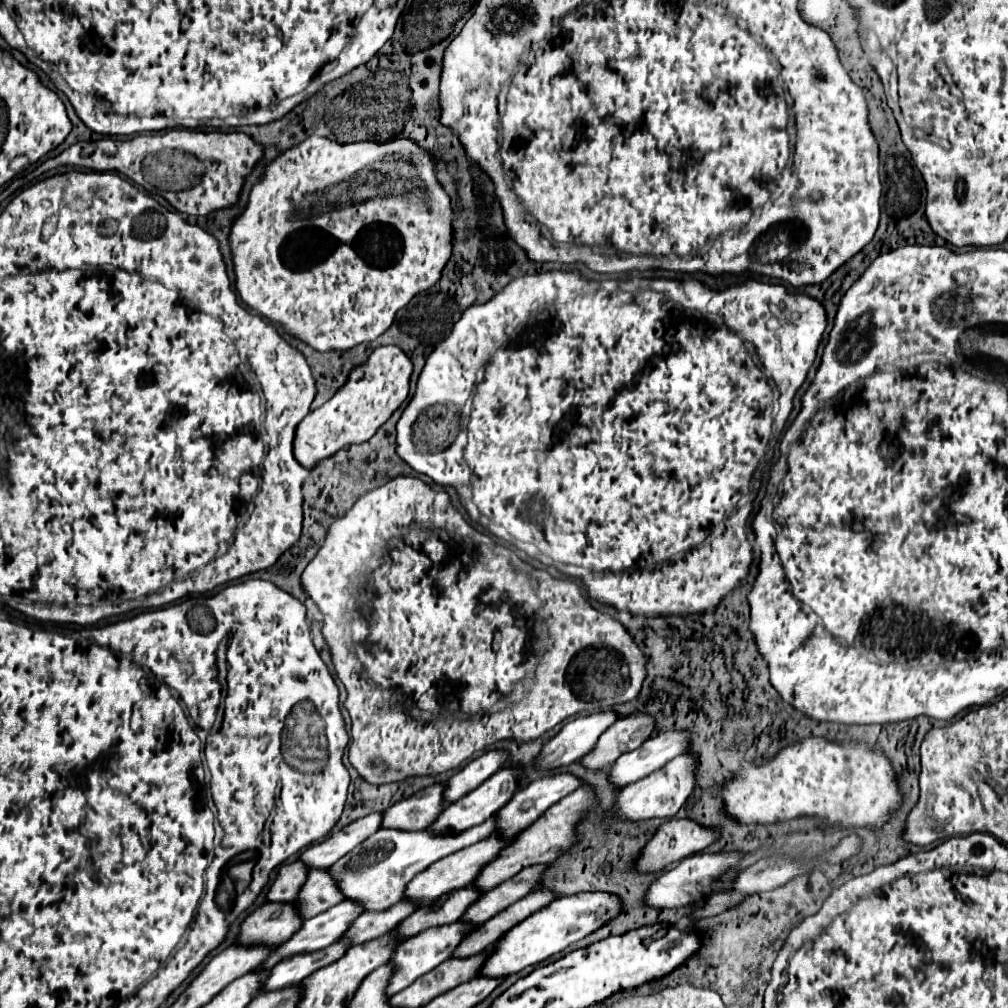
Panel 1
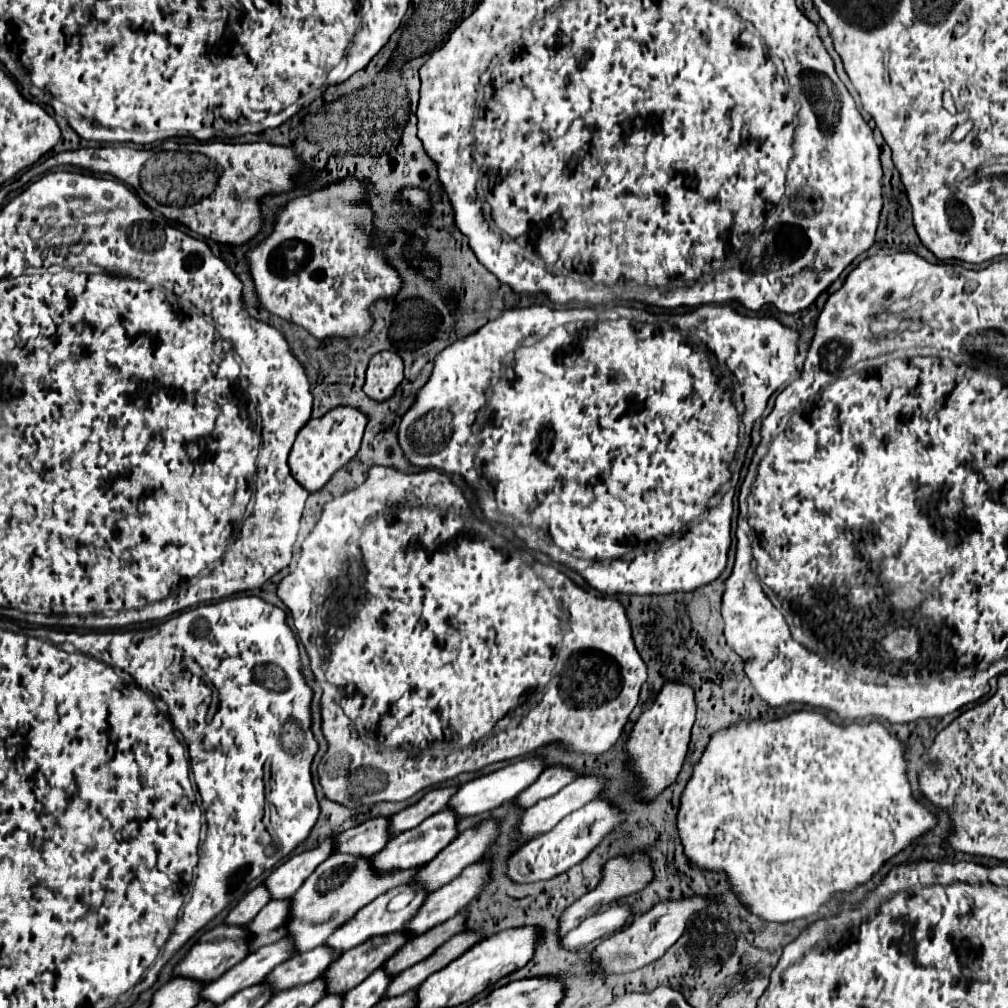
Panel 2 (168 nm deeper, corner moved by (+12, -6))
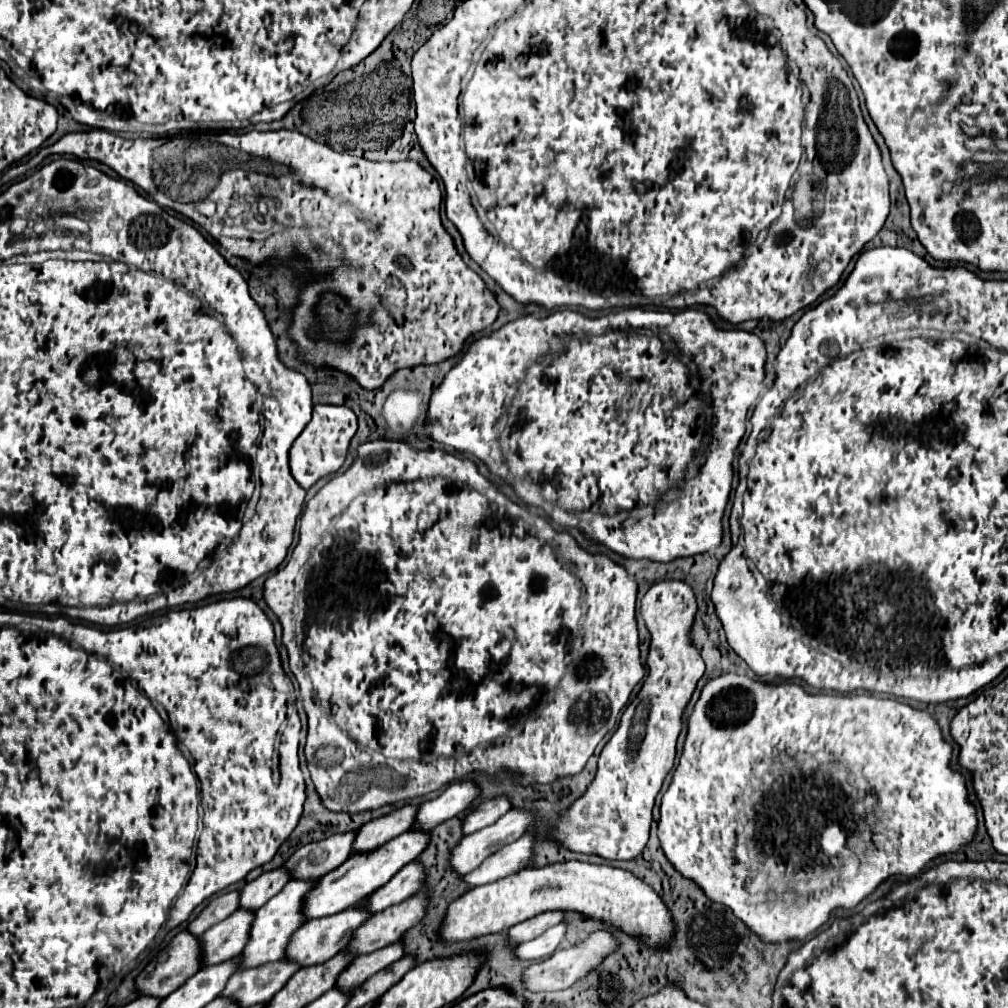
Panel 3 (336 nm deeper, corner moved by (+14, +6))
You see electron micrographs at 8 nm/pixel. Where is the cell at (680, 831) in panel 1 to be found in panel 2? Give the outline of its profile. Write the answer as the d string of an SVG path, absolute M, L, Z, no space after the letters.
M636 853L636 855L632 855L630 859L628 859L628 857L610 859L610 861L606 863L602 875L604 875L604 877L602 877L600 885L598 885L594 891L582 895L582 897L576 899L570 907L564 909L564 913L562 913L560 919L558 919L558 937L564 935L564 933L568 933L572 927L576 927L576 923L582 923L586 917L594 915L602 905L606 905L606 903L610 903L610 901L614 901L614 899L620 899L620 897L624 897L624 895L642 891L642 889L652 881L652 867L650 867L650 863L648 863L648 855L646 855L646 853Z

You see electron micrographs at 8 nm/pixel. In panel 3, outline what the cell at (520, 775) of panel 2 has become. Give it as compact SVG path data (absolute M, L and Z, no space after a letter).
M462 779L450 783L444 793L436 799L430 799L420 805L414 829L434 829L442 821L460 815L470 809L474 799L480 795L480 785L474 779Z

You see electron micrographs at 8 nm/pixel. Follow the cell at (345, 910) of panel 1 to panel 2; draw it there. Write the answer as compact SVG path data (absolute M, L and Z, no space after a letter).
M284 937L278 943L260 947L258 951L250 953L246 959L230 967L220 979L204 985L200 991L200 1001L210 1001L214 1005L220 1005L232 995L236 995L238 991L260 983L272 971L274 965L284 963L292 955L294 953L292 953L290 937Z

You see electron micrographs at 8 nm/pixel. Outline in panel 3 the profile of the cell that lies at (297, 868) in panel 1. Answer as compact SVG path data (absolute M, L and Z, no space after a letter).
M240 891L224 893L208 903L208 907L188 925L188 931L194 935L202 935L212 925L224 921L228 915L232 915L240 907Z

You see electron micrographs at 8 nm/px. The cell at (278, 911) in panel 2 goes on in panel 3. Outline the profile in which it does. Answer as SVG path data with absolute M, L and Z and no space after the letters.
M238 909L234 915L230 915L222 923L202 933L200 935L202 949L204 949L202 965L222 963L222 959L230 959L242 953L250 941L250 929L254 919L256 919L254 911Z

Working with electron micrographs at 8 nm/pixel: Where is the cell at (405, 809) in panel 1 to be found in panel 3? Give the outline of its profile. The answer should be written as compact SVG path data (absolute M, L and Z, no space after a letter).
M346 831L346 833L330 835L316 843L308 843L300 847L284 863L284 867L292 871L292 877L304 877L304 879L322 877L352 855L354 839L356 839L356 831Z

